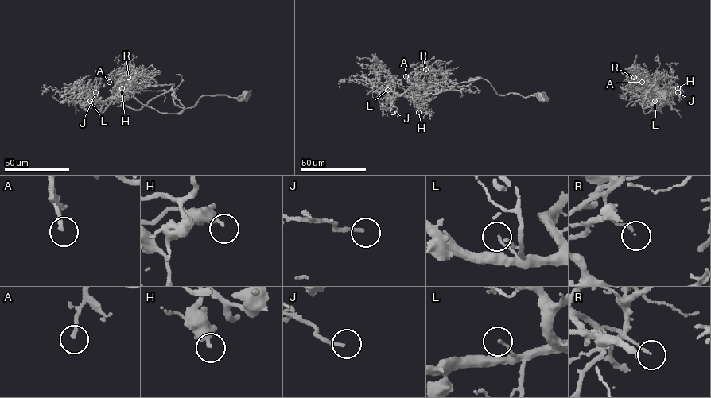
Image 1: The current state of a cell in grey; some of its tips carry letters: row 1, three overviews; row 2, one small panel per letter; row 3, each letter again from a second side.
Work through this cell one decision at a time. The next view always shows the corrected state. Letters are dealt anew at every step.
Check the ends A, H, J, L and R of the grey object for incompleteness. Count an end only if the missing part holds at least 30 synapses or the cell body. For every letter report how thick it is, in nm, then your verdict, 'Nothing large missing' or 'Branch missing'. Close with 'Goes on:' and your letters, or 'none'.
A: Thickness 180 nm. Nothing large missing
H: Thickness 340 nm. Nothing large missing
J: Thickness 160 nm. Nothing large missing
L: Thickness 100 nm. Nothing large missing
R: Thickness 120 nm. Nothing large missing
Goes on: none

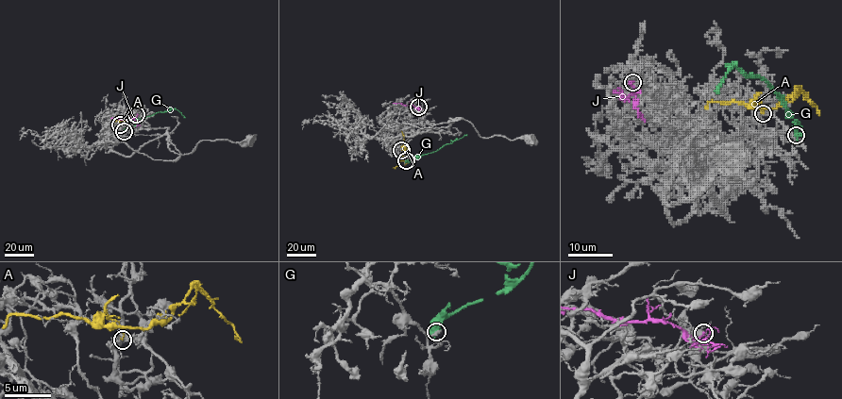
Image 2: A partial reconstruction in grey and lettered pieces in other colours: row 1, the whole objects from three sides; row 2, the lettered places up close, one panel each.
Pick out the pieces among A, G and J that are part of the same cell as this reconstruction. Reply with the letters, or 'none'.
none

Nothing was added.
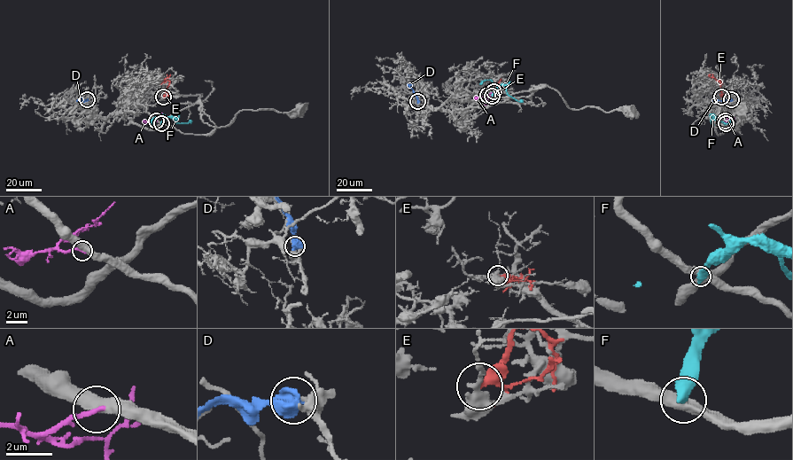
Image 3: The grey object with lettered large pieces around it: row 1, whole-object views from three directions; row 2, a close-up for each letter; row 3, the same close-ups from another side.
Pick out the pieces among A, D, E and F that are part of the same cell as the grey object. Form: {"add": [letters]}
{"add": []}

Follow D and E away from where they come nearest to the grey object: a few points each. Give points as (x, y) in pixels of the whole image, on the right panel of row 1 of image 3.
D: (731, 99), (714, 97)
E: (721, 97), (720, 81), (710, 74)

